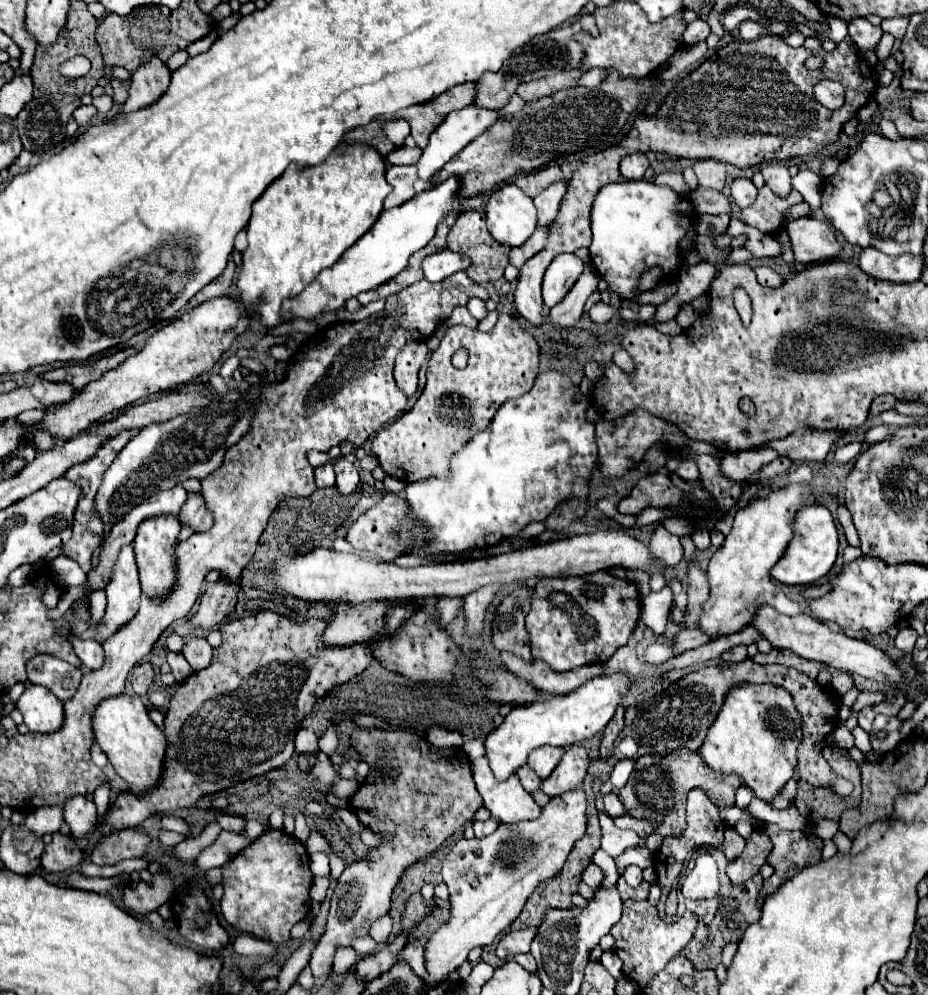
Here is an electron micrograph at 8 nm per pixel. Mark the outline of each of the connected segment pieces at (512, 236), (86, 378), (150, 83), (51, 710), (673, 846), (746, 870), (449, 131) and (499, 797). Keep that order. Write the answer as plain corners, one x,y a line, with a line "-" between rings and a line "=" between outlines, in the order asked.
505,184
491,192
487,208
487,228
499,244
511,248
523,246
537,226
537,210
533,198
515,184
=
127,348
103,358
93,360
93,364
71,364
71,366
61,366
57,370
49,370
43,374
43,378
47,382
67,382
75,388
75,392
83,390
83,386
87,386
91,380
99,380
107,370
117,368
125,358
129,358
131,354
137,352
135,348
=
153,58
151,64
145,64
143,68
139,68
131,78
129,98
121,106
121,114
129,114
151,106
151,102
157,102
169,86
167,74
171,76
167,66
161,64
157,58
=
31,684
25,688
21,698
17,700
17,710
23,714
23,722
31,732
55,732
63,724
63,702
51,690
39,684
=
695,788
687,798
685,832
681,836
665,838
659,850
697,850
705,845
718,848
723,842
723,832
725,826
719,818
717,804
701,788
=
755,828
755,832
749,836
749,842
741,854
739,860
731,862
727,866
727,874
733,884
745,884
749,878
761,872
761,866
767,862
767,856
771,852
773,844
763,828
=
467,106
463,110
455,110
451,114
447,114
447,118
437,126
437,130
429,136
429,144
427,148
423,150
421,158
417,160
415,168
417,168
417,174
421,180
425,182
431,182
435,178
435,174
455,156
459,154
473,138
477,138
483,130
487,130
493,122
497,120
497,112
495,110
483,110
483,108
477,108
477,106
=
477,758
471,762
473,780
483,798
483,806
491,812
491,818
497,822
521,822
533,820
541,814
541,808
527,794
517,778
511,774
507,780
497,780
489,768
489,760

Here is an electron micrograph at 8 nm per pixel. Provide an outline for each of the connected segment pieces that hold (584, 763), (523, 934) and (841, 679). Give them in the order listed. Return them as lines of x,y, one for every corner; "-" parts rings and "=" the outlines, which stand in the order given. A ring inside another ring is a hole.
577,744
567,746
553,774
543,780
541,790
553,798
567,790
579,788
587,776
589,764
591,764
591,758
583,746
577,746
=
535,926
525,928
525,930
513,930
513,932
505,934
505,938
501,938
501,942
497,944
497,956
507,958
507,956
529,952
529,946
531,946
535,934
537,934
=
837,671
832,676
831,686
841,694
844,694
854,686
852,677
846,675
848,675
848,673

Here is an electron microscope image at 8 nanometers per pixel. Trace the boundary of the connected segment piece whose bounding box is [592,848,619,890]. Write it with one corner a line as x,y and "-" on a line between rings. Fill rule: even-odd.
600,848
593,855
592,861
598,865
605,874
605,880
603,880
601,886
603,886
605,890
615,888
615,886
617,886
617,880
619,880
619,874
614,859

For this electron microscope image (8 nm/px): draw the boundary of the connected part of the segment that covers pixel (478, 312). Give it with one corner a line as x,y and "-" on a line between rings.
471,298
471,300
467,302
467,308
469,308
469,312
471,312
477,320
483,320
483,318
485,318
485,314
487,314
485,304
483,304
483,300
481,300
481,298

